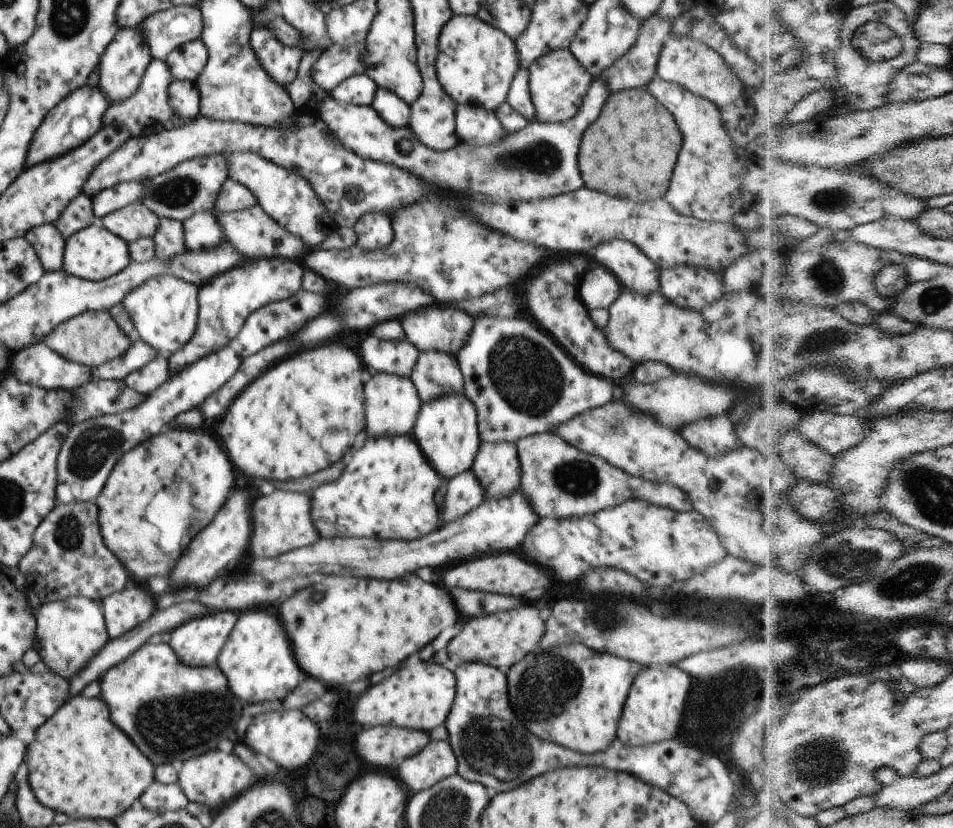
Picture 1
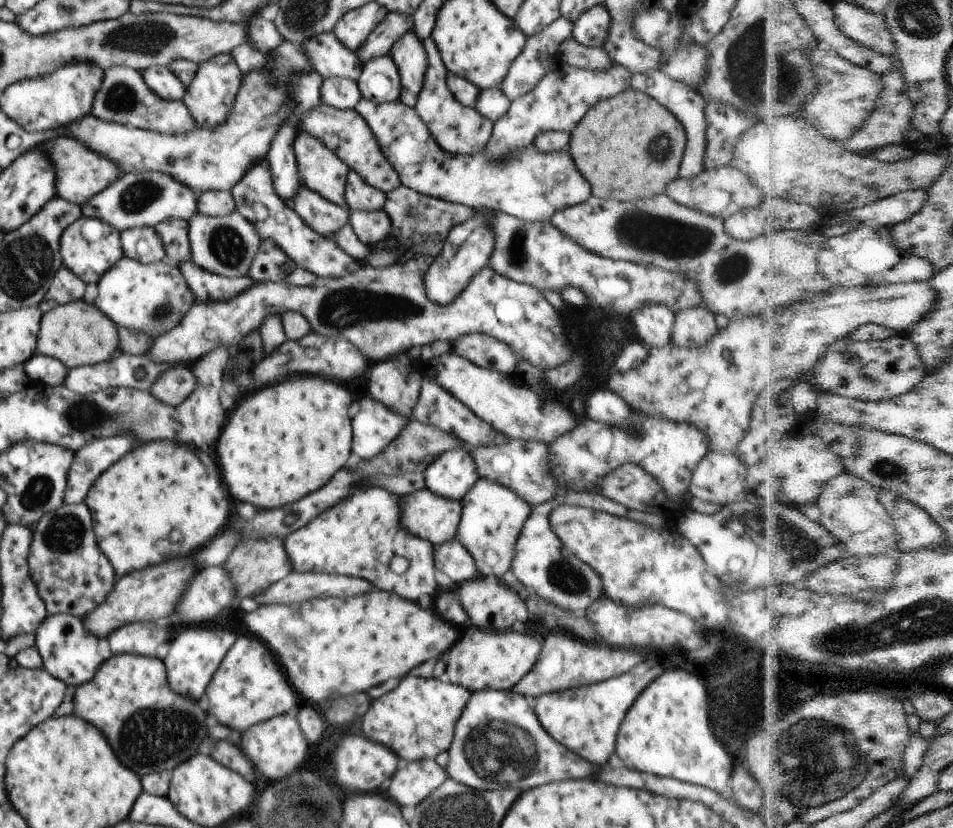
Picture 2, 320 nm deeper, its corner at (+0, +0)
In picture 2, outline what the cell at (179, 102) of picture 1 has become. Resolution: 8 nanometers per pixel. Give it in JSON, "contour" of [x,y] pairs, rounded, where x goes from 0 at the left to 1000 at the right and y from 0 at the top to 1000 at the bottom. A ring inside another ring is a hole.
{"contour":[[[159,79],[148,86],[151,99],[168,118],[188,123],[195,114],[191,98],[172,79]]]}

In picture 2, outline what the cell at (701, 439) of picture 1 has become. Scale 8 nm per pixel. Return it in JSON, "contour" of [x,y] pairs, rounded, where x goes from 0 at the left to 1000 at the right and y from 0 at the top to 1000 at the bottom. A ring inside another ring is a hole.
{"contour":[[[744,545],[726,570],[723,600],[759,612],[780,604],[784,565],[770,547]]]}

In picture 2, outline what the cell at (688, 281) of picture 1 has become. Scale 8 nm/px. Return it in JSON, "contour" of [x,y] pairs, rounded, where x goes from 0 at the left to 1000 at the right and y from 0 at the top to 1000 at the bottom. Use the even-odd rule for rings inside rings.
{"contour":[[[739,368],[720,372],[708,378],[704,413],[718,420],[730,420],[750,406],[753,399],[750,380]]]}

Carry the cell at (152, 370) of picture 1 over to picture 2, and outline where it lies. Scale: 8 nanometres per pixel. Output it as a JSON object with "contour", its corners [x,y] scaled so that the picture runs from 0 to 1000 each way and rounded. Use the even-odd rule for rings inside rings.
{"contour":[[[183,442],[183,444],[176,444],[172,452],[168,452],[156,472],[166,483],[187,490],[201,476],[206,465],[207,459],[204,459],[204,452],[197,443]]]}

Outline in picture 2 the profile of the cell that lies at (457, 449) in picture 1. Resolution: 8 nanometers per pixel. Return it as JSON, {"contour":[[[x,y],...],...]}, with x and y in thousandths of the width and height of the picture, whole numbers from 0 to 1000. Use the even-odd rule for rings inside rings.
{"contour":[[[487,535],[453,556],[445,568],[449,592],[483,606],[502,577],[499,558]]]}

